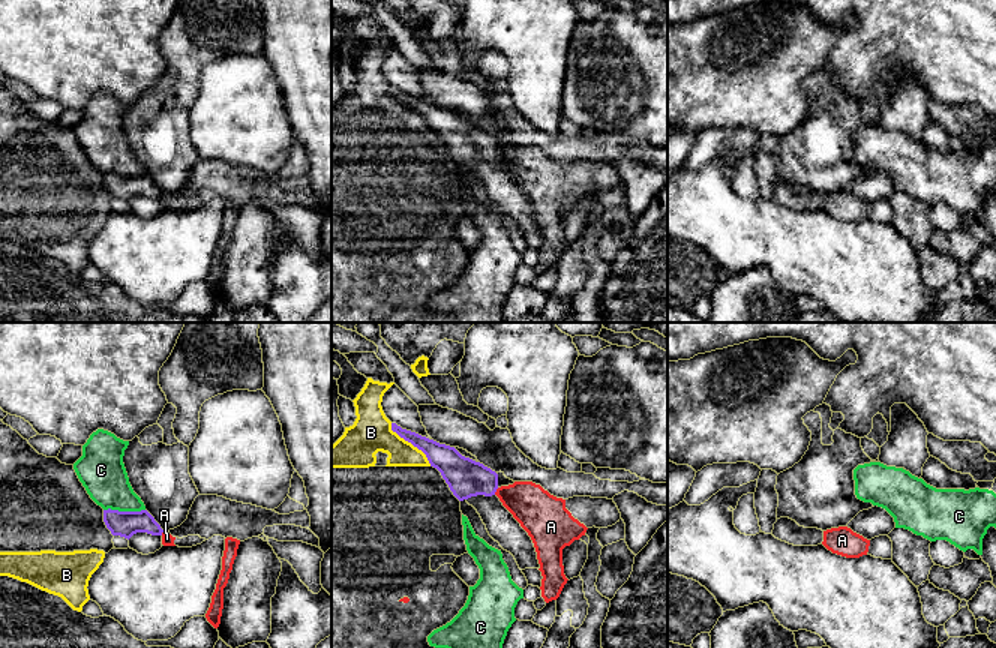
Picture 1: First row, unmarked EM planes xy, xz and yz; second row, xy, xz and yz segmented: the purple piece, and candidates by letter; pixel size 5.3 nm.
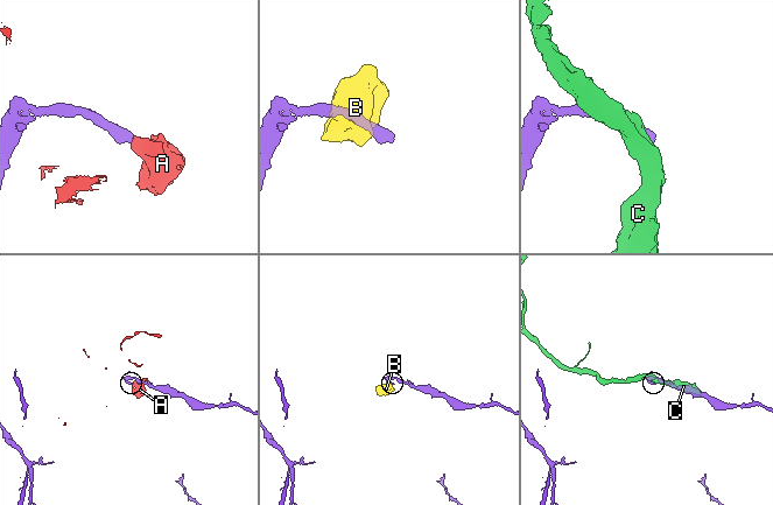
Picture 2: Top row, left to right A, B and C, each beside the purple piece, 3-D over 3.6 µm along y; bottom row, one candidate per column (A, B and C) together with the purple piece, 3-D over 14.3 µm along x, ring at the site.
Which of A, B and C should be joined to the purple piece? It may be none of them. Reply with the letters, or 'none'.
none

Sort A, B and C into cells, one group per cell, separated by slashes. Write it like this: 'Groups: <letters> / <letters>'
Groups: A B / C

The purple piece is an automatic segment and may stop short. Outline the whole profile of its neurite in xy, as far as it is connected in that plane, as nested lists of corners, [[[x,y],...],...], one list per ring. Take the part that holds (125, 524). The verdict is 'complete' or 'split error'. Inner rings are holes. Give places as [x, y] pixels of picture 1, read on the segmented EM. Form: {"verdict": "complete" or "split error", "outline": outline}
{"verdict": "complete", "outline": [[[104,510],[104,522],[112,536],[130,538],[136,532],[147,532],[152,536],[162,536],[164,530],[147,512],[118,512]]]}

